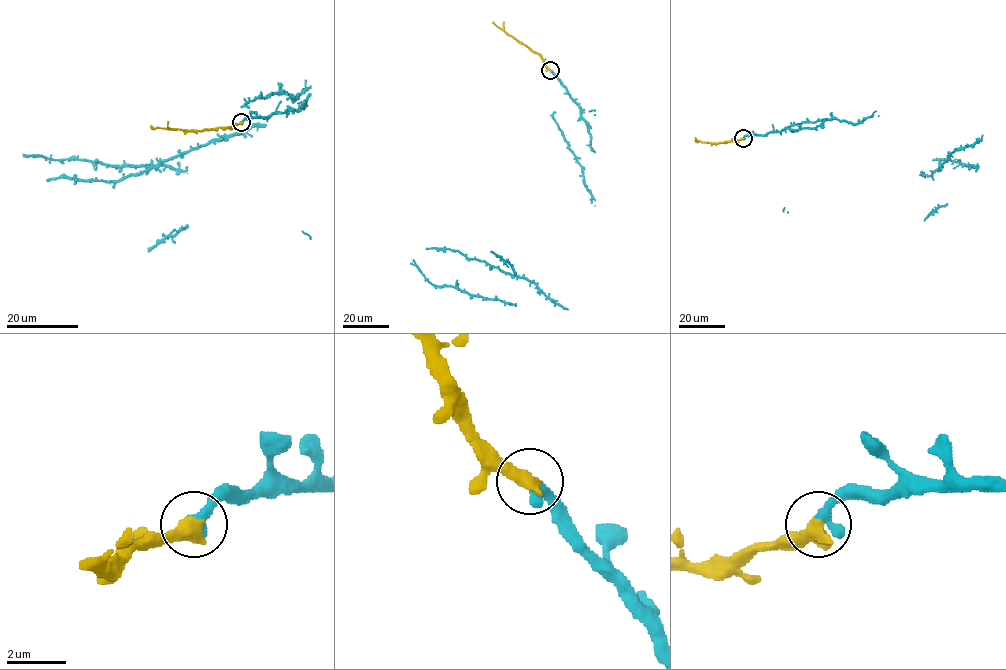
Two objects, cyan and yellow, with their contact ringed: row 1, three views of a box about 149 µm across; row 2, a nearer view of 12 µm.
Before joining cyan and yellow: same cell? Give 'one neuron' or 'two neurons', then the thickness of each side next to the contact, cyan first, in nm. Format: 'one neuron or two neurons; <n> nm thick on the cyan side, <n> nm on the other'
one neuron; 400 nm thick on the cyan side, 550 nm on the other

